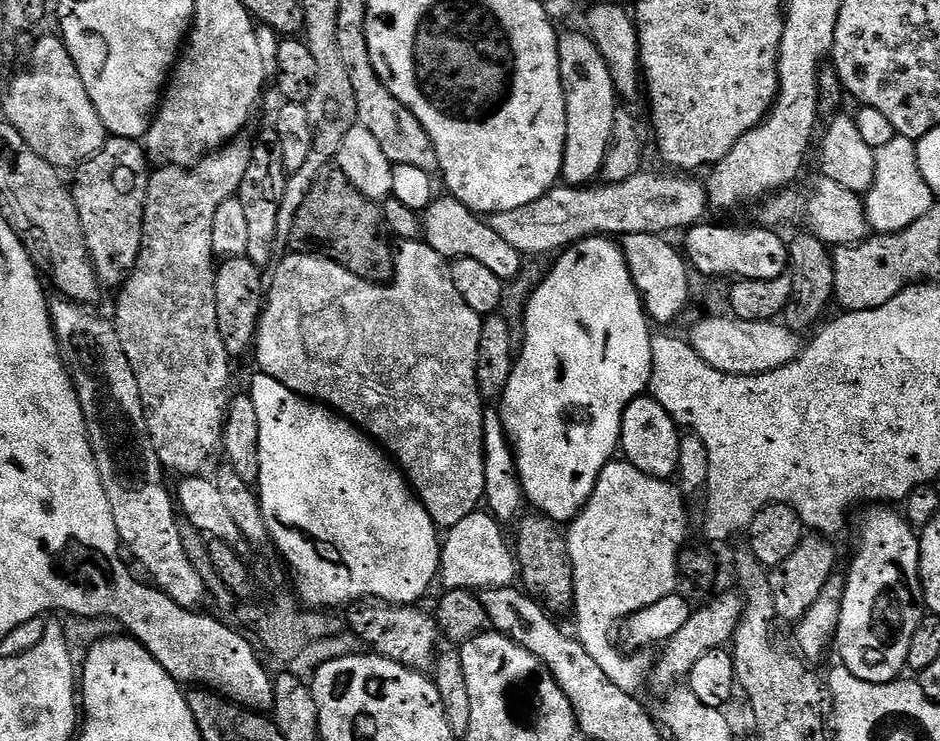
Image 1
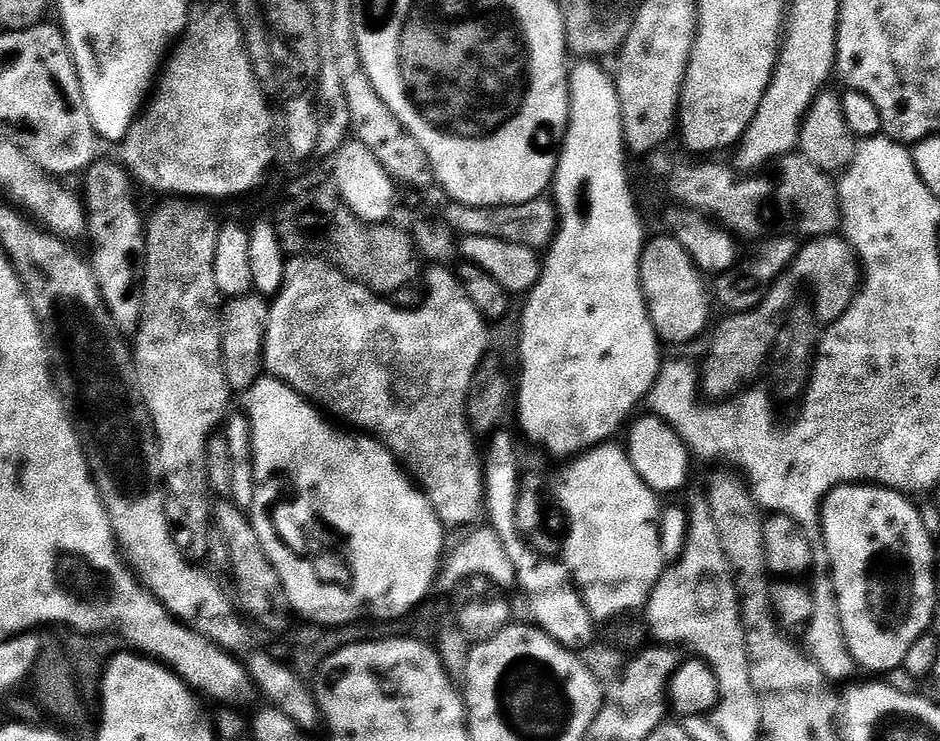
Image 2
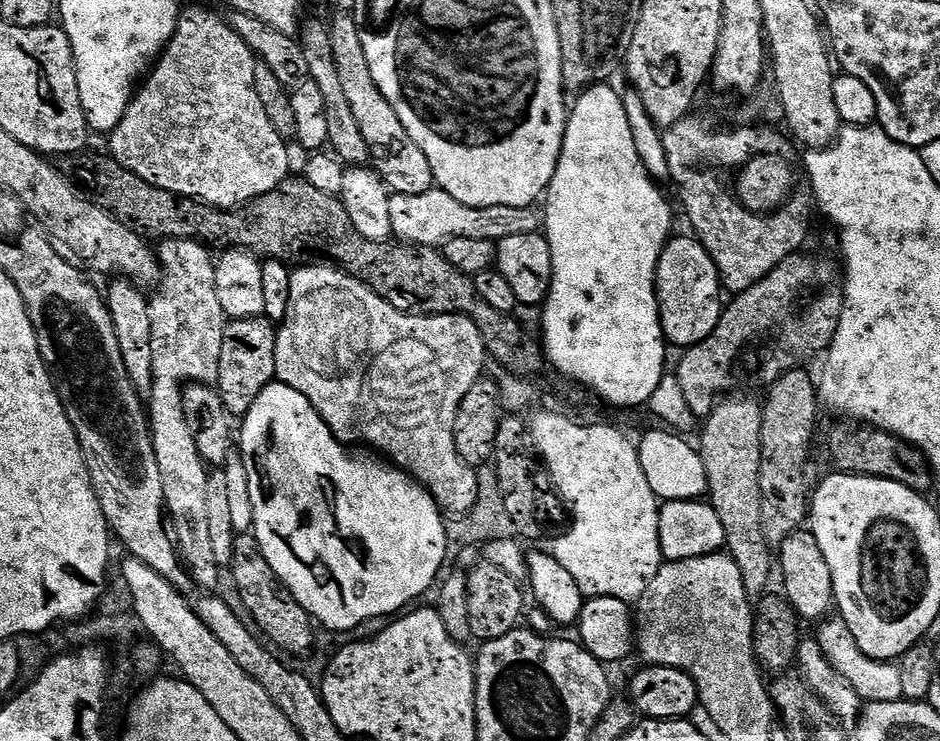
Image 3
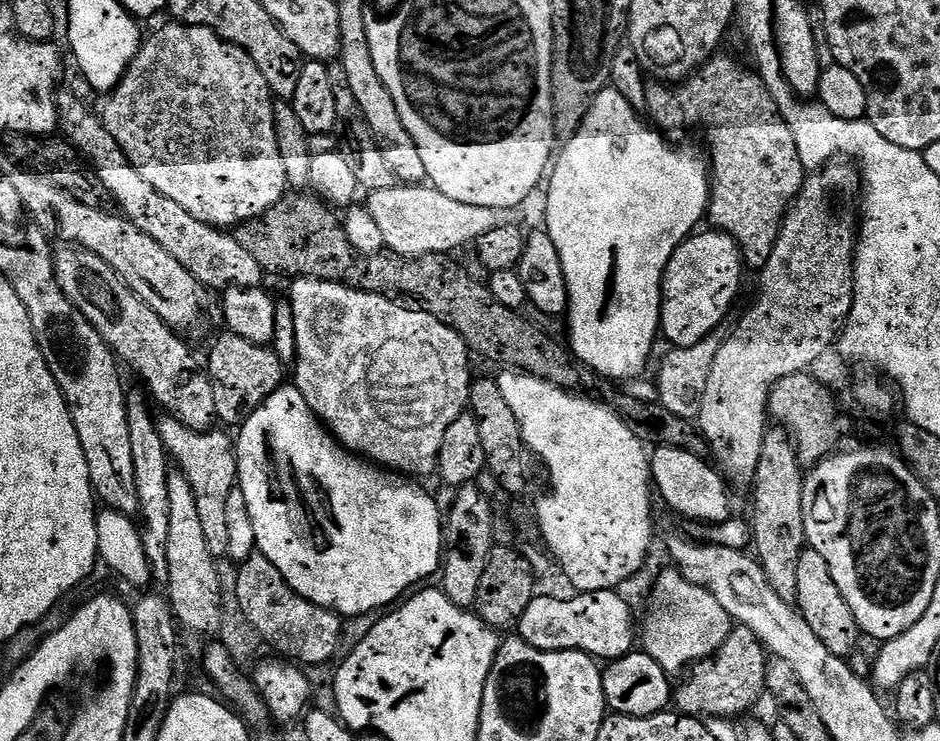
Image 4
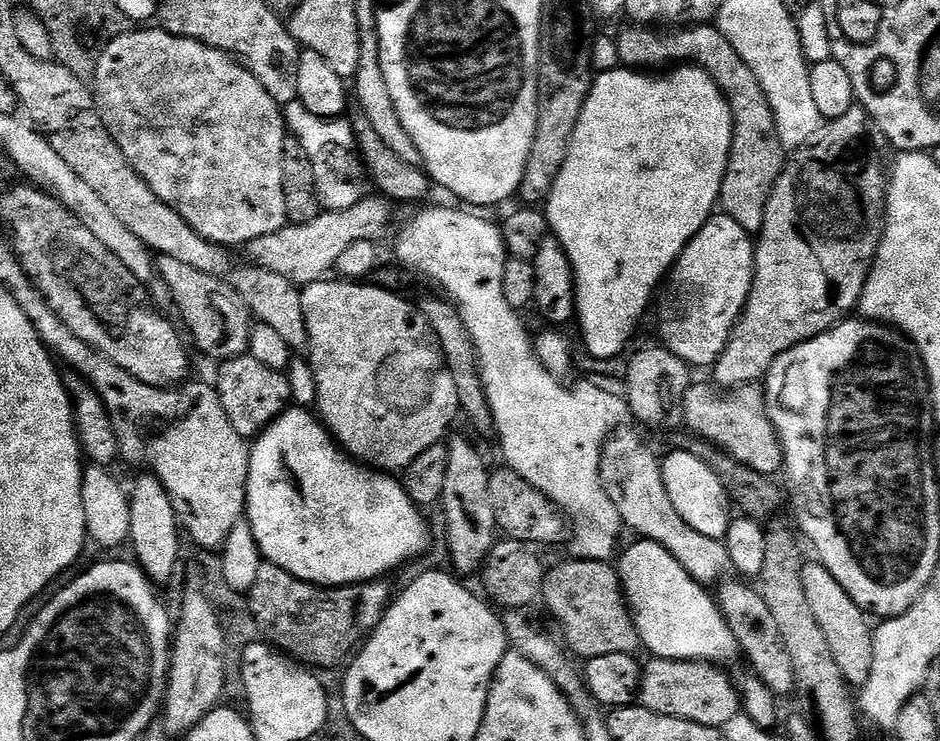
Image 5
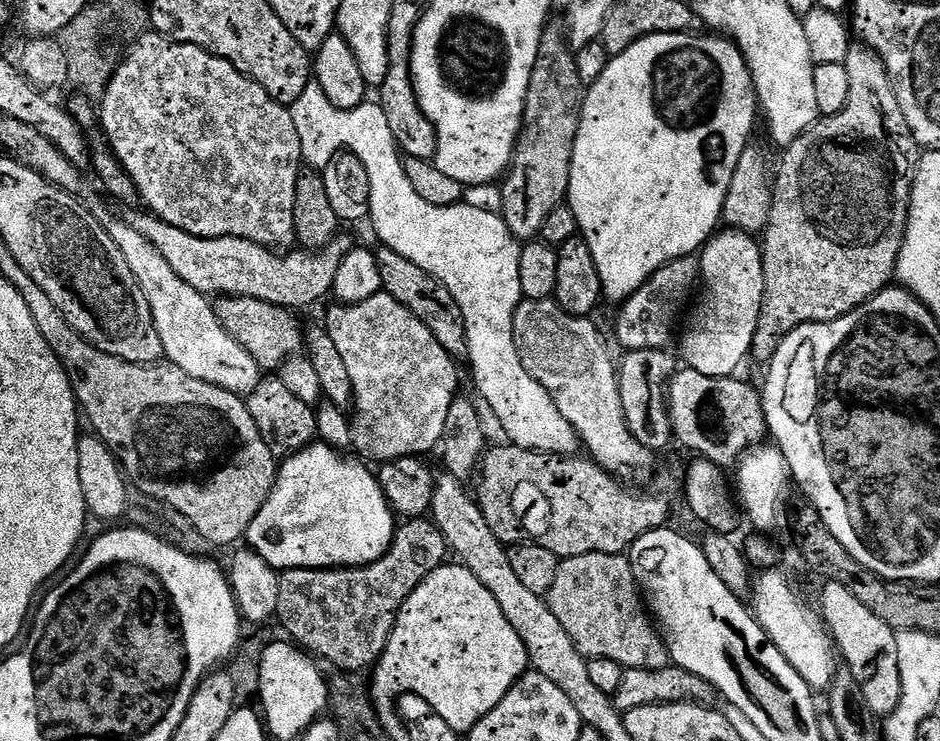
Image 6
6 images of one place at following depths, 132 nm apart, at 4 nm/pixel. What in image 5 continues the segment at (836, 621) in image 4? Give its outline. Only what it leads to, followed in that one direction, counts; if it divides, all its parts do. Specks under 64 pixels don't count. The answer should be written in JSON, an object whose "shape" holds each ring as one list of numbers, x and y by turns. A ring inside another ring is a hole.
{"shape":[[819,562,809,563,805,567,804,585,806,596,814,606,814,614,818,614,822,630,832,646,832,653,836,655,836,660,844,670,844,675,849,678,867,677,875,654,874,628,872,624,868,625,869,613,852,600,851,593]]}

